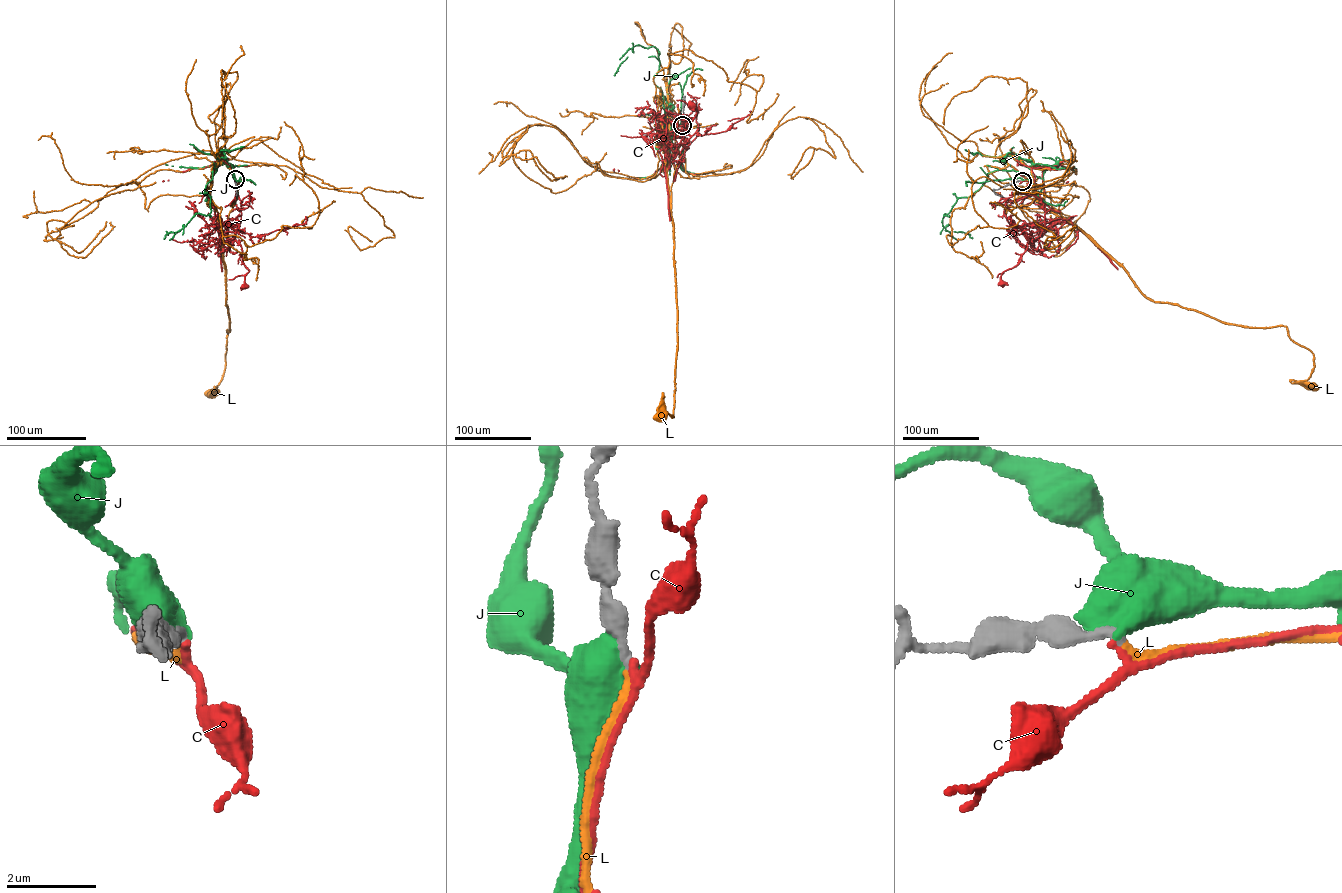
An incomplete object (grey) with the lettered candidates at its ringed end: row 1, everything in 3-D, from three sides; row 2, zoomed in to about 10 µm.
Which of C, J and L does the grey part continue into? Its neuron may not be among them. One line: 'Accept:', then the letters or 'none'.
Accept: L

